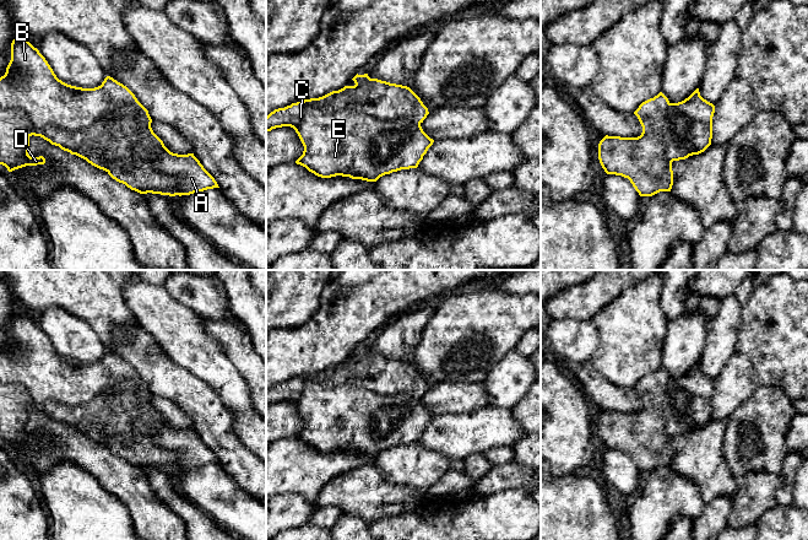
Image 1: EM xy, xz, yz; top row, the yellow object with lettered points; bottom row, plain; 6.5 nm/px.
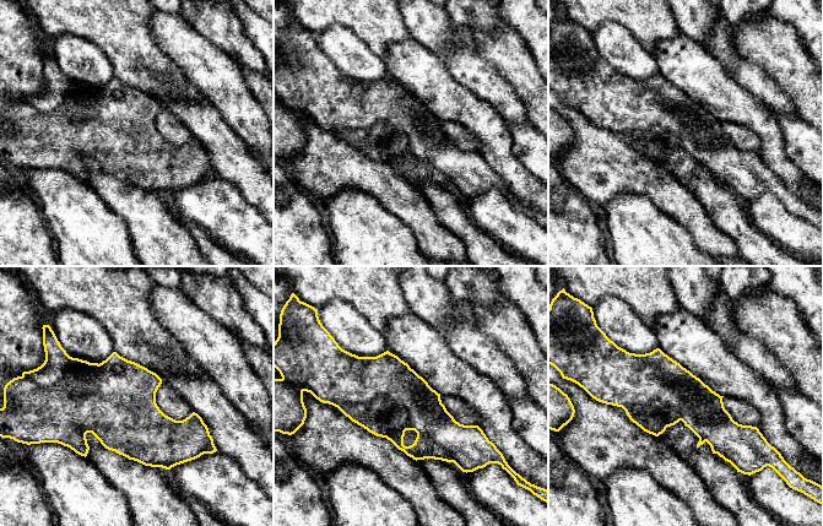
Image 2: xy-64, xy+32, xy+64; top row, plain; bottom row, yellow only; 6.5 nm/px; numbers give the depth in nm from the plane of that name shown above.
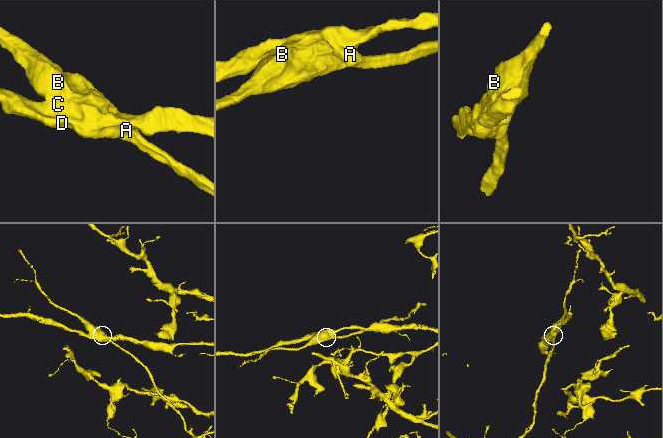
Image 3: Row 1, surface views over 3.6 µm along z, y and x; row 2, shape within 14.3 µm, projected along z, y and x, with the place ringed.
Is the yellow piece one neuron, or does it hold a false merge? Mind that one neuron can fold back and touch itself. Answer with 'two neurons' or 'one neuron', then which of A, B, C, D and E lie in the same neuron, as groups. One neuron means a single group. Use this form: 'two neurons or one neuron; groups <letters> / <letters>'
two neurons; groups A B E / C D

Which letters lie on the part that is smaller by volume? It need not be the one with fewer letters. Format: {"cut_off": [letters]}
{"cut_off": ["A", "B", "E"]}

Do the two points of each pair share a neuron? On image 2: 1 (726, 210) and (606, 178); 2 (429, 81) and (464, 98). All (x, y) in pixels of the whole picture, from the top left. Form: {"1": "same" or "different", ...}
{"1": "different", "2": "same"}

